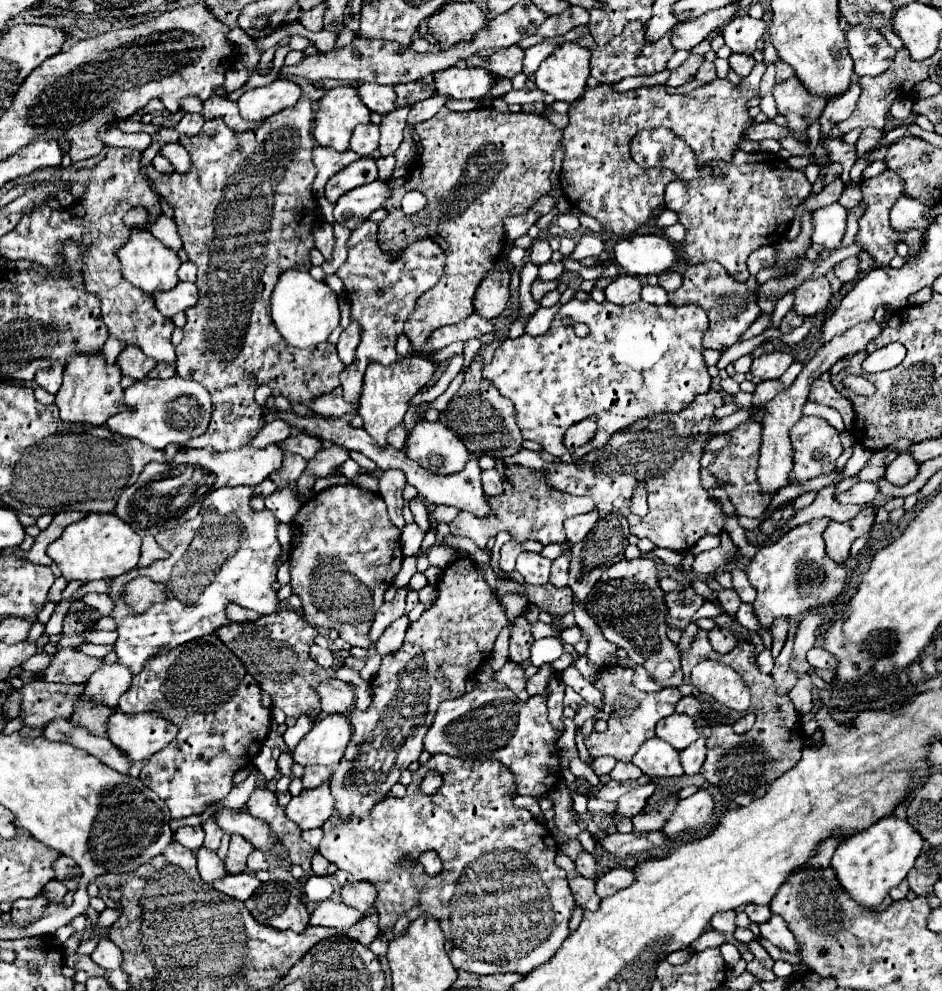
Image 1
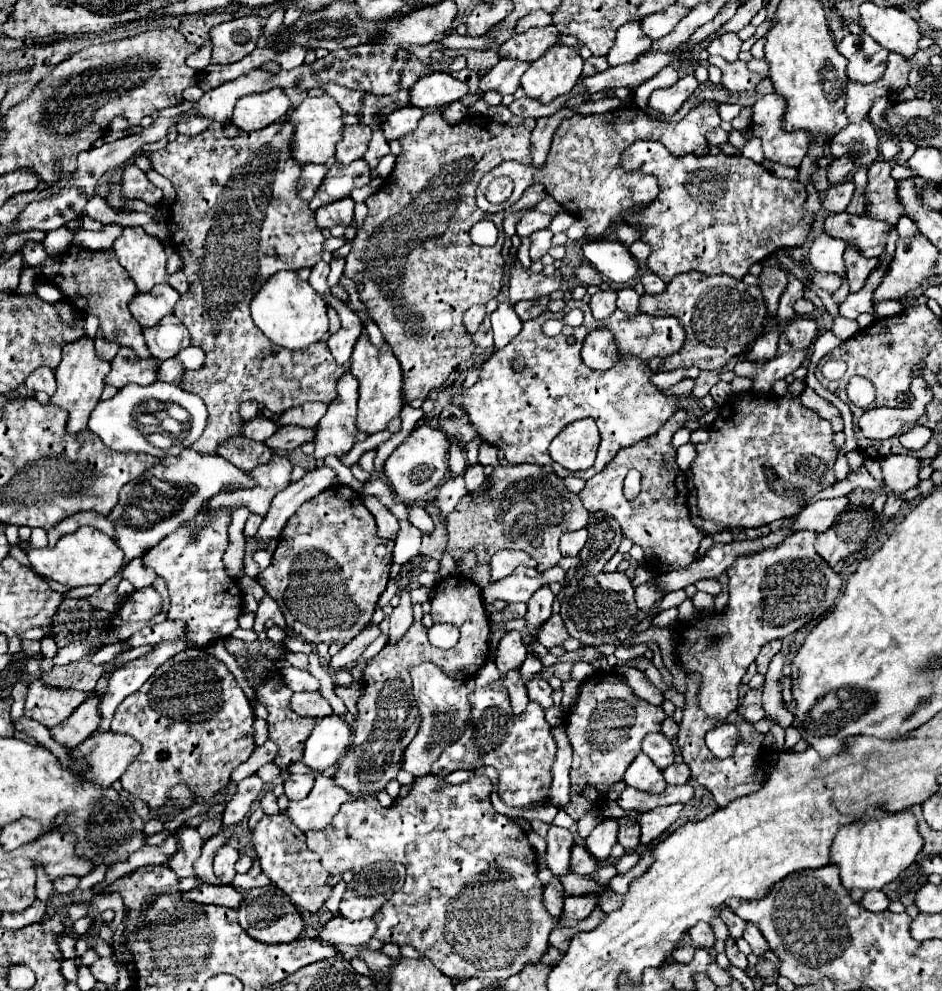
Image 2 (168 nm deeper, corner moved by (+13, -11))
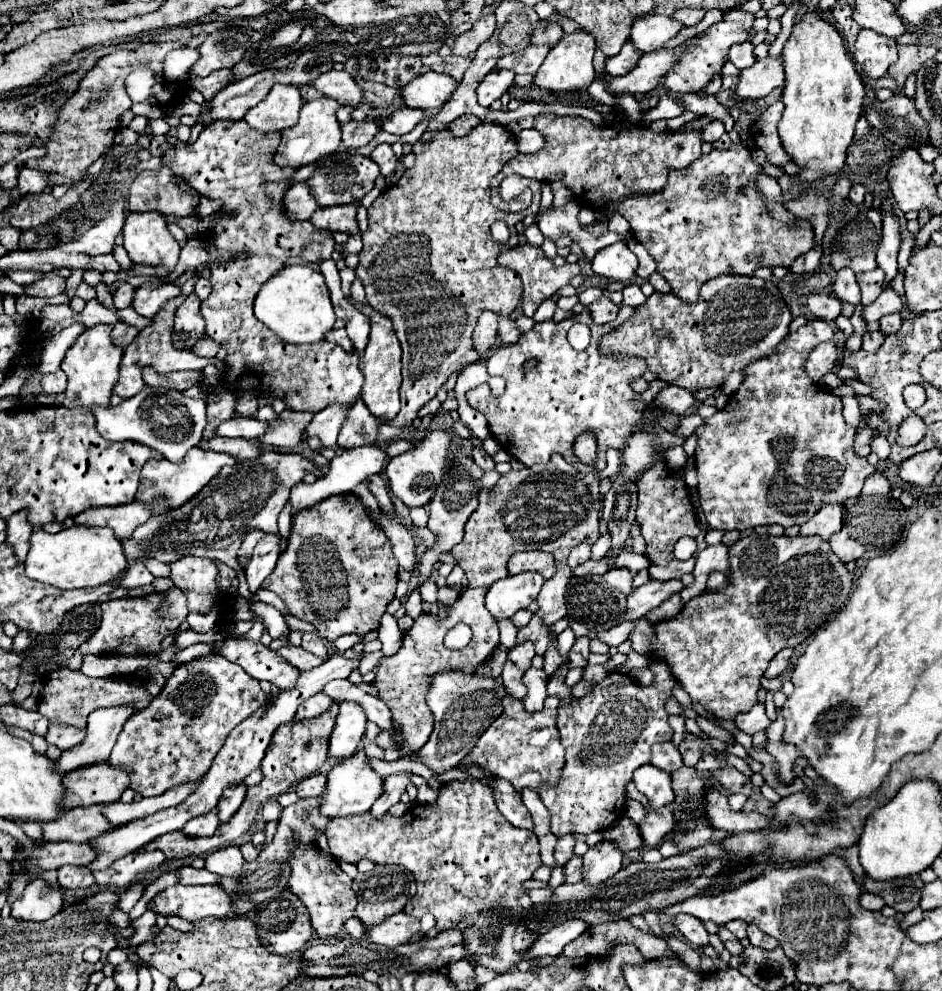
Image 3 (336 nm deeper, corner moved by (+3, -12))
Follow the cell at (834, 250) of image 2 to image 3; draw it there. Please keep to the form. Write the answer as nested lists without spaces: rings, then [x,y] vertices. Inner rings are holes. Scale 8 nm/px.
[[[843,268],[837,272],[837,278],[831,286],[831,294],[851,306],[861,304],[861,292],[859,292],[859,284],[855,280],[855,274],[849,268]]]

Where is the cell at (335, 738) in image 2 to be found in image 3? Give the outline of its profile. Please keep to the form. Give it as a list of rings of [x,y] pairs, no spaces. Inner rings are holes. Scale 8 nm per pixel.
[[[343,702],[339,704],[339,708],[341,710],[337,716],[337,724],[329,740],[329,756],[343,760],[359,750],[359,742],[365,732],[367,716],[363,708],[359,708],[359,704]]]

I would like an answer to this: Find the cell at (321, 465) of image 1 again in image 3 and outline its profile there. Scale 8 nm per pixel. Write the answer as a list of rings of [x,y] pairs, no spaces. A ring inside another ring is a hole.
[[[357,400],[351,406],[347,420],[339,432],[337,444],[341,448],[347,448],[347,450],[363,446],[363,400]]]

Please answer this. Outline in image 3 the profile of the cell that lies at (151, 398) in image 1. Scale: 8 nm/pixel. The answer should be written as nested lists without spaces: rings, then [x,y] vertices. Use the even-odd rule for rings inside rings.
[[[145,386],[137,396],[127,398],[117,406],[91,408],[91,412],[97,420],[97,430],[103,438],[113,442],[133,440],[153,450],[159,450],[171,462],[181,462],[185,454],[193,446],[197,446],[197,442],[203,436],[203,428],[207,424],[205,408],[207,408],[205,400],[185,398],[177,390]]]

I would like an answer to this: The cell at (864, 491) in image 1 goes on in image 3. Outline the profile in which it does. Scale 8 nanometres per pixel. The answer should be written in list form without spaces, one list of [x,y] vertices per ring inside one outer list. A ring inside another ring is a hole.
[[[827,504],[823,506],[809,522],[801,526],[801,536],[821,536],[823,540],[829,540],[835,532],[839,532],[843,526],[843,506],[839,504]]]

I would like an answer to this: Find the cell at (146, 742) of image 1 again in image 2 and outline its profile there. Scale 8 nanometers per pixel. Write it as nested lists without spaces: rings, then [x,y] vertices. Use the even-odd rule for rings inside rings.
[[[97,731],[79,743],[73,749],[75,757],[85,757],[91,763],[91,771],[83,773],[85,779],[101,785],[111,787],[117,781],[129,763],[137,757],[141,745],[127,735],[117,735],[115,731]]]

